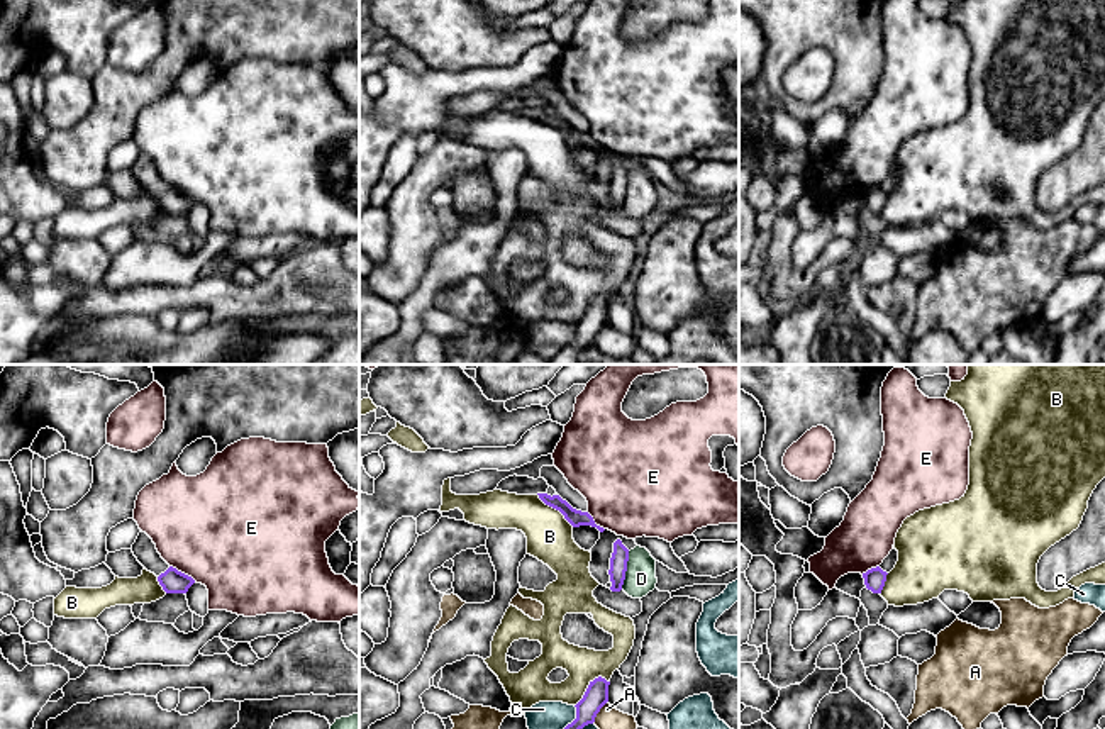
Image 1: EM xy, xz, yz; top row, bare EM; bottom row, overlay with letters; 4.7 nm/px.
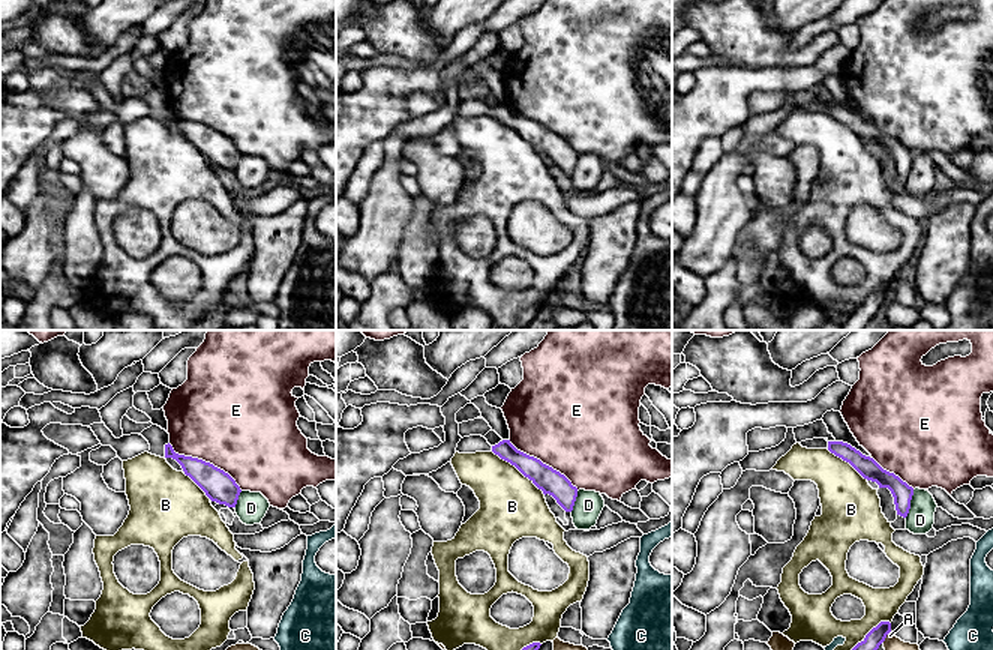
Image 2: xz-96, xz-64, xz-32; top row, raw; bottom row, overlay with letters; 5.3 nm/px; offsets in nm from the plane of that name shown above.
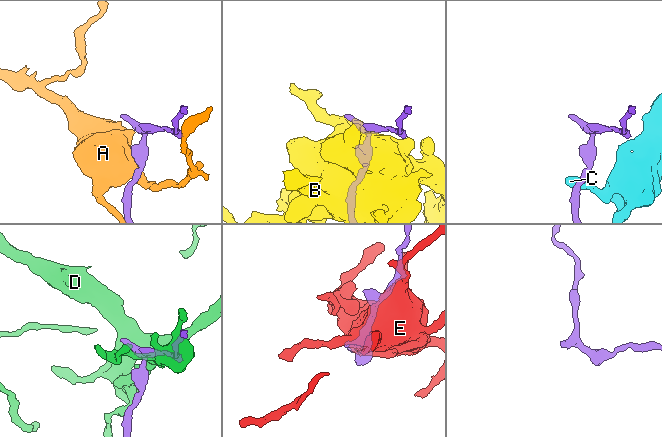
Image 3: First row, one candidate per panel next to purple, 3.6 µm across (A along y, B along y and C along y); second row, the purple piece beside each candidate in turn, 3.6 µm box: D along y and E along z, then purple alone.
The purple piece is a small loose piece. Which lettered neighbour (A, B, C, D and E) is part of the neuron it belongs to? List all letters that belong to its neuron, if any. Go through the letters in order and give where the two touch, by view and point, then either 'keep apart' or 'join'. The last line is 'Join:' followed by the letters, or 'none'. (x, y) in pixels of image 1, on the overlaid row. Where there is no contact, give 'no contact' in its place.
A: meets purple in xz at (599, 711); keep apart
B: meets purple in xz at (588, 685); keep apart
C: meets purple in xz at (577, 717); keep apart
D: meets purple in xz at (626, 570); keep apart
E: meets purple in xy at (183, 573); keep apart
Join: none

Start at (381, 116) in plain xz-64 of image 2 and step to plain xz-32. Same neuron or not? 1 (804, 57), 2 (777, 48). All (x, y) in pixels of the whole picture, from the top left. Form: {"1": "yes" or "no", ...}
{"1": "no", "2": "no"}

